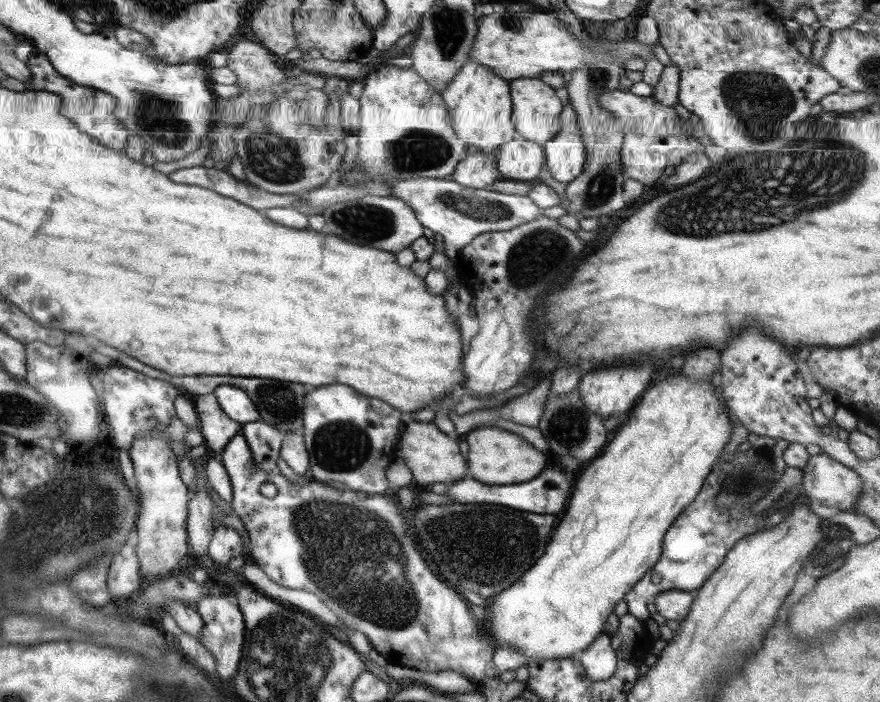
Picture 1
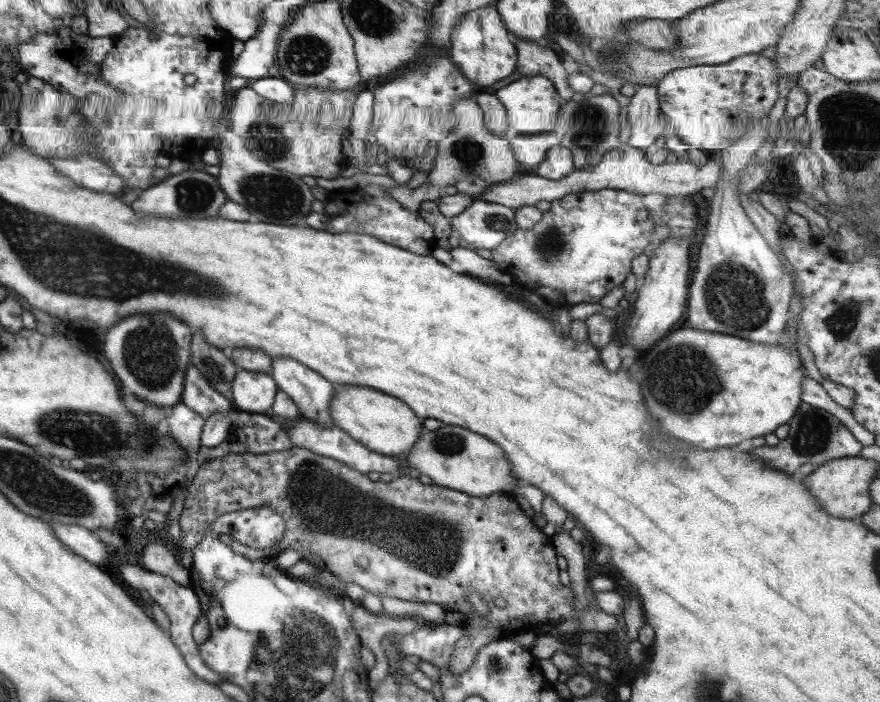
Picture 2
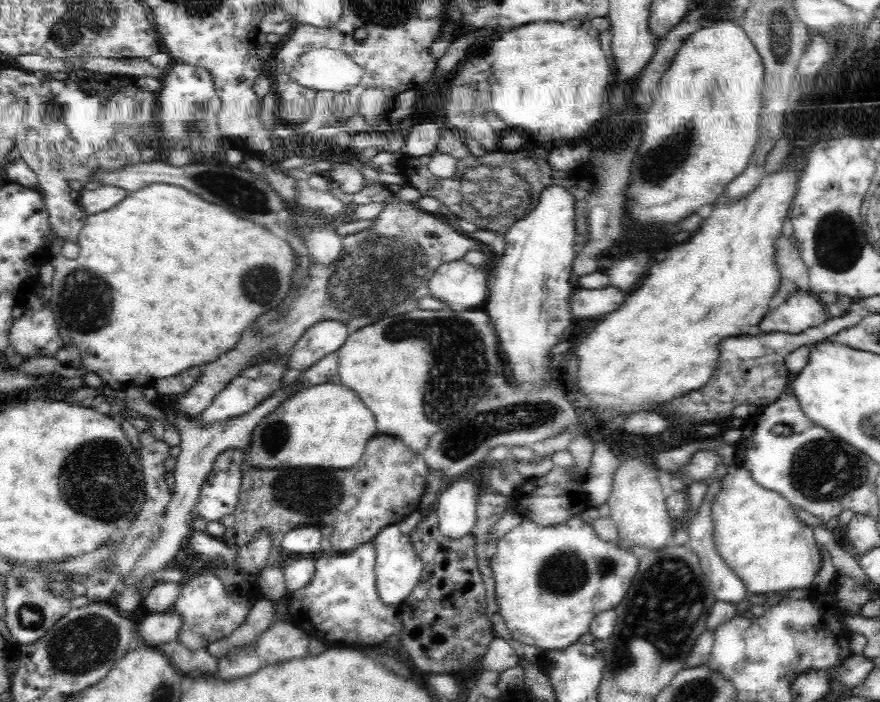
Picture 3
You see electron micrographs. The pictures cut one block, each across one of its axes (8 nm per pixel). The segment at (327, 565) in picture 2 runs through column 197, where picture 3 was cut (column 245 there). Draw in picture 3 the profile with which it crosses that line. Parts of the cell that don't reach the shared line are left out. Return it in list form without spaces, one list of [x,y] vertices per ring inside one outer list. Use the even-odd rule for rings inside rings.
[[[378,432],[365,444],[360,462],[346,470],[307,467],[274,470],[245,464],[238,502],[232,512],[235,534],[231,541],[237,546],[246,546],[260,530],[267,530],[271,536],[270,554],[257,578],[259,596],[275,602],[286,592],[280,566],[282,548],[278,542],[289,530],[301,526],[331,526],[332,550],[337,554],[350,552],[360,544],[373,542],[385,526],[398,524],[418,510],[427,471],[422,454],[412,452],[398,437]]]

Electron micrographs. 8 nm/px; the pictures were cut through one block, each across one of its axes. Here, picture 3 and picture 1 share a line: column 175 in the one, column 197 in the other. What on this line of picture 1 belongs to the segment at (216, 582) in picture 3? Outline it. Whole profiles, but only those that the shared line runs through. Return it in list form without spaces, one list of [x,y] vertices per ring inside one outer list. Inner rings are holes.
[[[210,590],[206,596],[202,596],[193,606],[204,622],[203,634],[198,640],[214,656],[218,676],[224,681],[234,679],[237,674],[238,662],[242,658],[245,638],[244,616],[239,610],[238,604],[233,601],[230,595],[216,594],[216,592]]]

